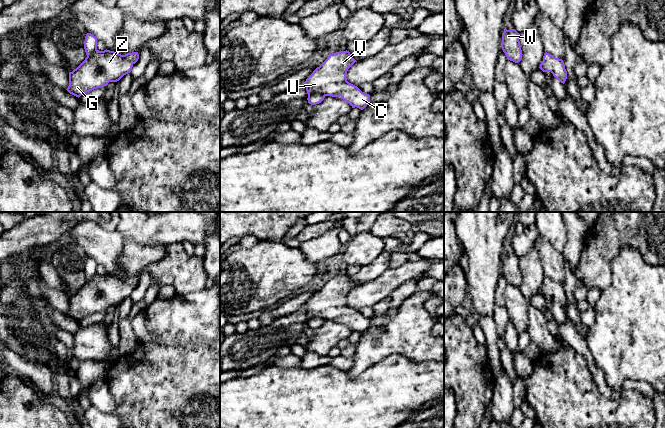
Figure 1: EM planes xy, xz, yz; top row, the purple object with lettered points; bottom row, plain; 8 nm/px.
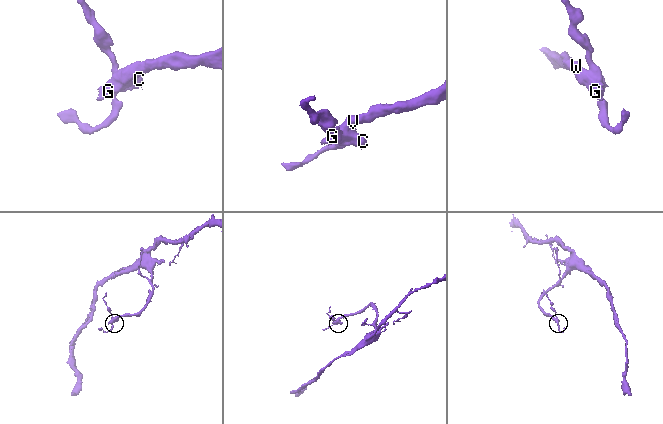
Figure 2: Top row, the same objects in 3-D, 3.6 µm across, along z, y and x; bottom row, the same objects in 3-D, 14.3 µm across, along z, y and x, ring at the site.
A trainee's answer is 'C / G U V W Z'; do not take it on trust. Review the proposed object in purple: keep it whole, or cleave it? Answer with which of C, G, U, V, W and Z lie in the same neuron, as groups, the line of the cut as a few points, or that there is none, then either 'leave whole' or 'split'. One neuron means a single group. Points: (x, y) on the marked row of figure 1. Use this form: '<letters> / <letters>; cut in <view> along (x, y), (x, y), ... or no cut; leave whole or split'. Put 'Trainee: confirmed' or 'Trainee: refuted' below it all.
C G U V W Z; no cut; leave whole
Trainee: refuted

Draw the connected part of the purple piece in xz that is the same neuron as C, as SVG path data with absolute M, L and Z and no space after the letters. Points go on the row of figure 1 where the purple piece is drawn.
M347 50L330 54L305 81L308 103L316 105L326 96L341 96L352 108L363 110L370 103L370 95L349 83L346 78L348 69L355 62Z

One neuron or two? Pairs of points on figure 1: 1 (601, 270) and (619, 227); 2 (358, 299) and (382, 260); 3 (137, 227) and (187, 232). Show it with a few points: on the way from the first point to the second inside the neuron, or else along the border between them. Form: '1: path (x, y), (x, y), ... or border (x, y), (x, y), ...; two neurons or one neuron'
1: path (601, 259), (601, 245), (608, 238); one neuron
2: border (389, 267), (374, 279), (357, 285); two neurons
3: path (149, 228), (175, 228); one neuron

